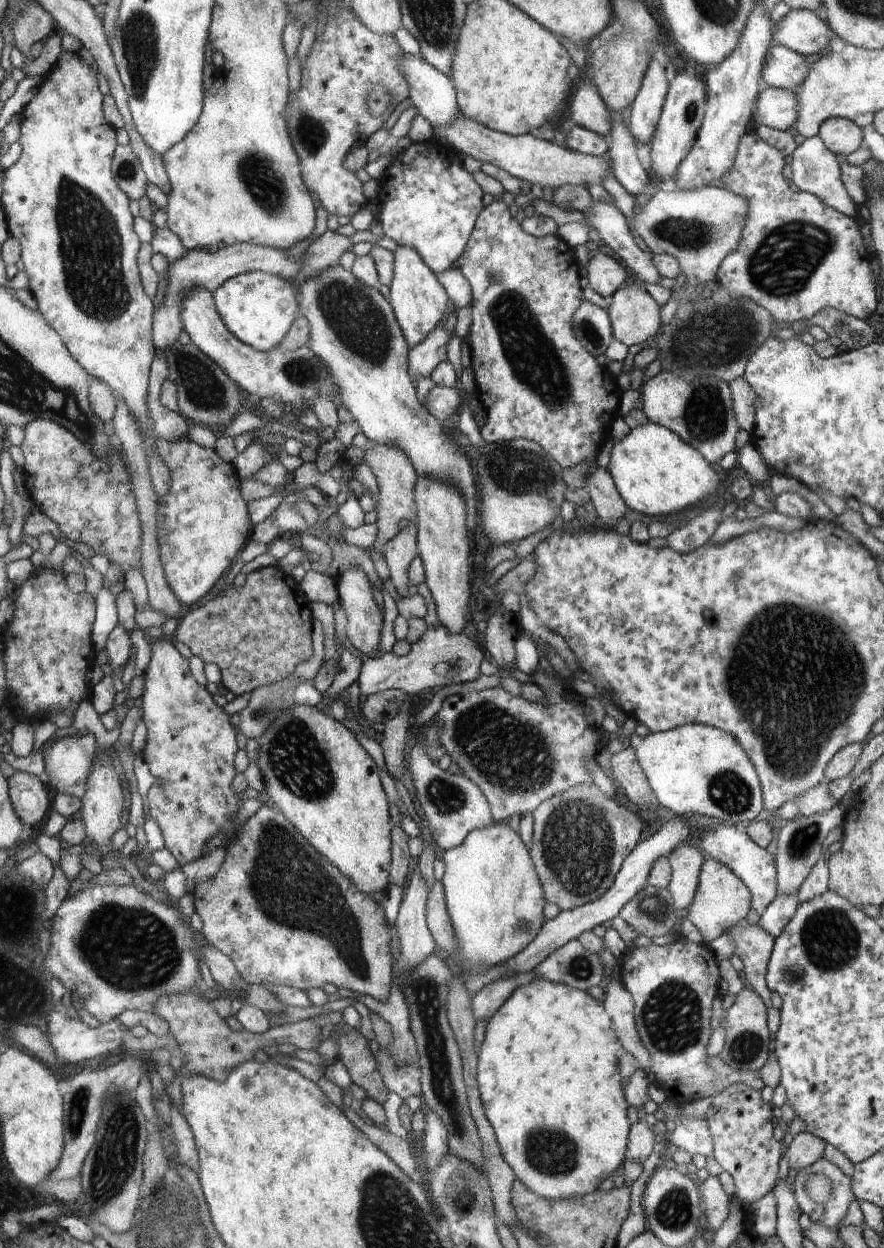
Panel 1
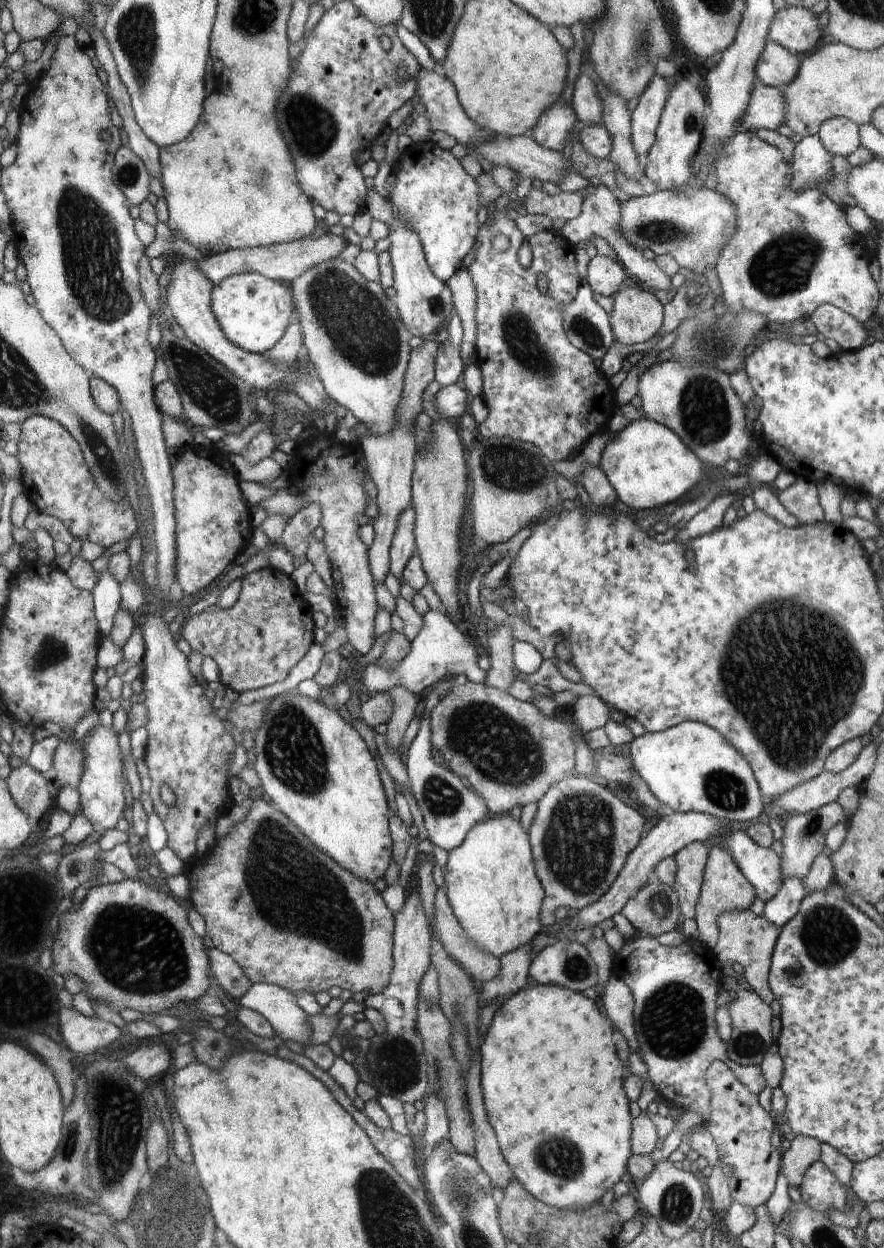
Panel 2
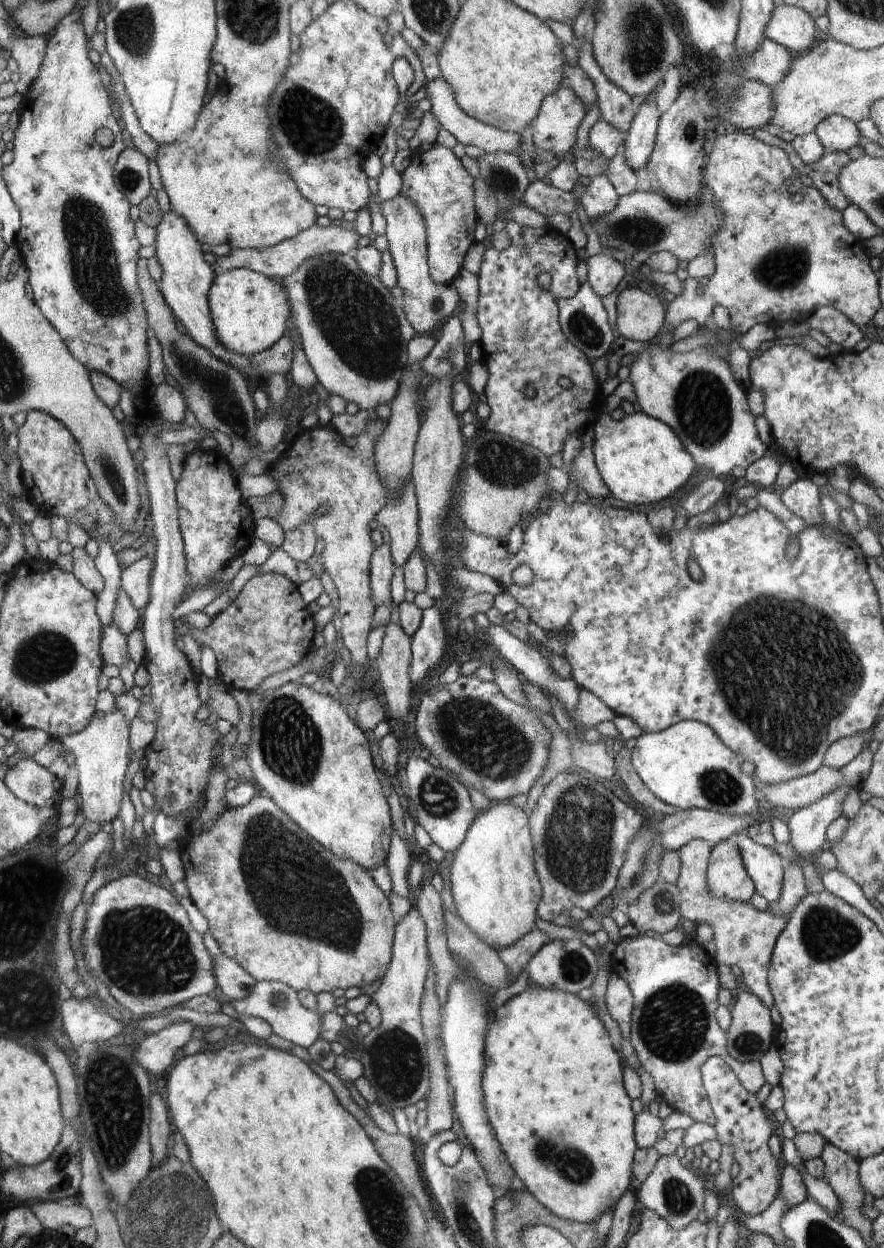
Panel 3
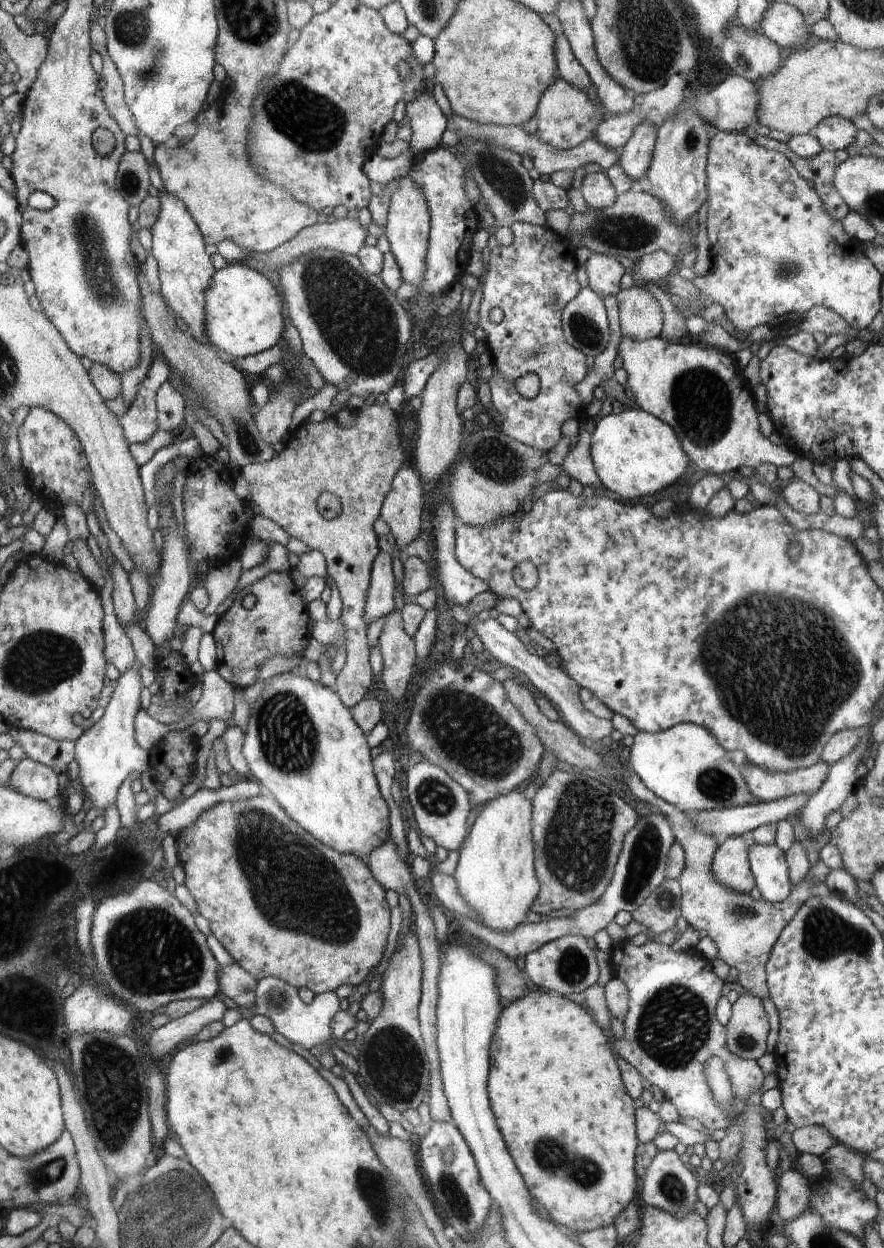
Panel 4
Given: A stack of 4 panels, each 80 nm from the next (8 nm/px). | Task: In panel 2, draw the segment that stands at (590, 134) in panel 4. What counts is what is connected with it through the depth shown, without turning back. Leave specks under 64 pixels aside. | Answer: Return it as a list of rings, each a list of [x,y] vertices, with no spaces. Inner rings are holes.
[[[559,99],[543,112],[531,135],[538,144],[544,145],[547,149],[562,151],[568,132],[576,119],[571,106],[565,106]]]

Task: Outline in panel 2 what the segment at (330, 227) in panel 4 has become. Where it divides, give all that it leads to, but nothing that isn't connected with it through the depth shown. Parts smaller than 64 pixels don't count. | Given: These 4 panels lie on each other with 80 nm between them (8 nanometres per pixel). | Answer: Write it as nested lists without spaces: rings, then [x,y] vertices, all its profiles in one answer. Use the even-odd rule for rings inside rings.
[[[326,232],[320,238],[311,238],[308,236],[300,241],[292,241],[291,243],[282,243],[279,245],[228,249],[221,253],[214,250],[207,254],[204,260],[197,261],[197,267],[213,285],[217,285],[226,277],[242,273],[260,273],[268,278],[290,284],[309,268],[325,260],[338,257],[348,244],[348,241],[343,236]]]

